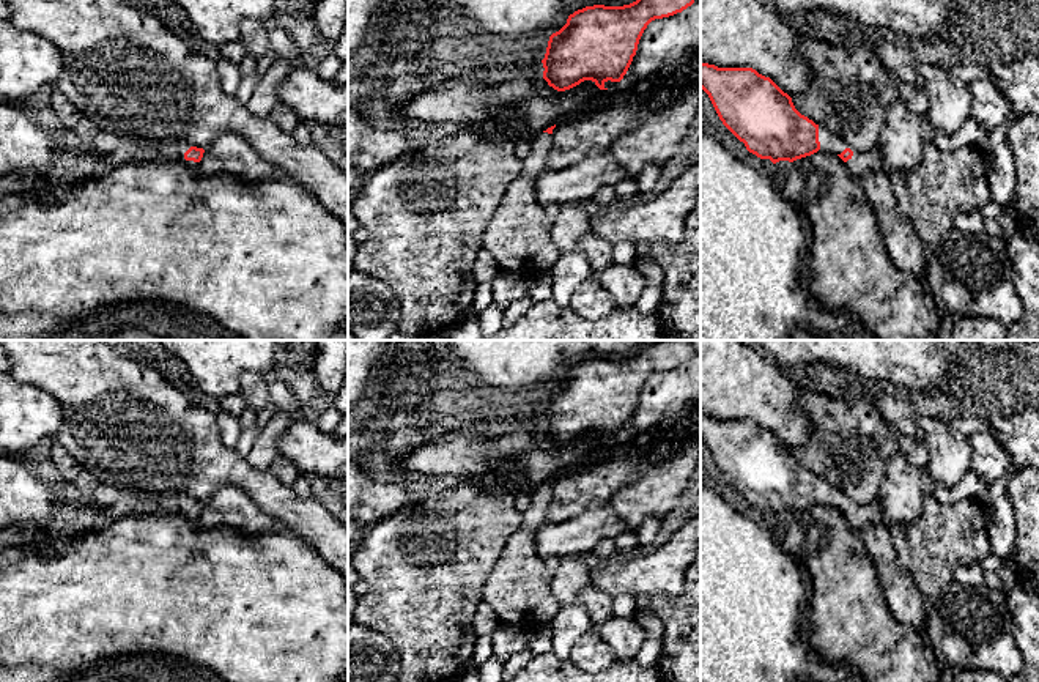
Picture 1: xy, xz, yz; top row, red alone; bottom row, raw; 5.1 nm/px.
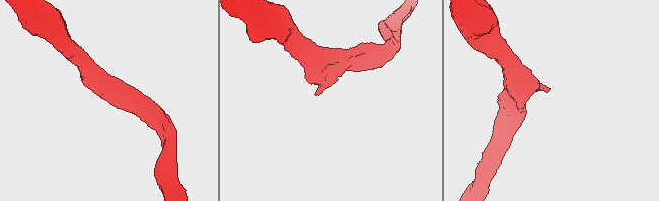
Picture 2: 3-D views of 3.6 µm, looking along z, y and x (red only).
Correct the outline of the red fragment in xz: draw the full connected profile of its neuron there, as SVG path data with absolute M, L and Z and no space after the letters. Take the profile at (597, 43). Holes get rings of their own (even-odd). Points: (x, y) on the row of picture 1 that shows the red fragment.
M636 0L623 6L593 5L575 11L567 24L549 36L543 63L543 79L557 91L570 90L584 80L592 80L600 90L605 83L620 82L636 55L639 39L647 25L682 13L694 0Z

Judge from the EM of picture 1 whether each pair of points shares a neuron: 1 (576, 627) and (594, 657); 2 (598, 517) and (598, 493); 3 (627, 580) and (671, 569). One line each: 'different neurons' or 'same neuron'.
1: different neurons
2: different neurons
3: same neuron

